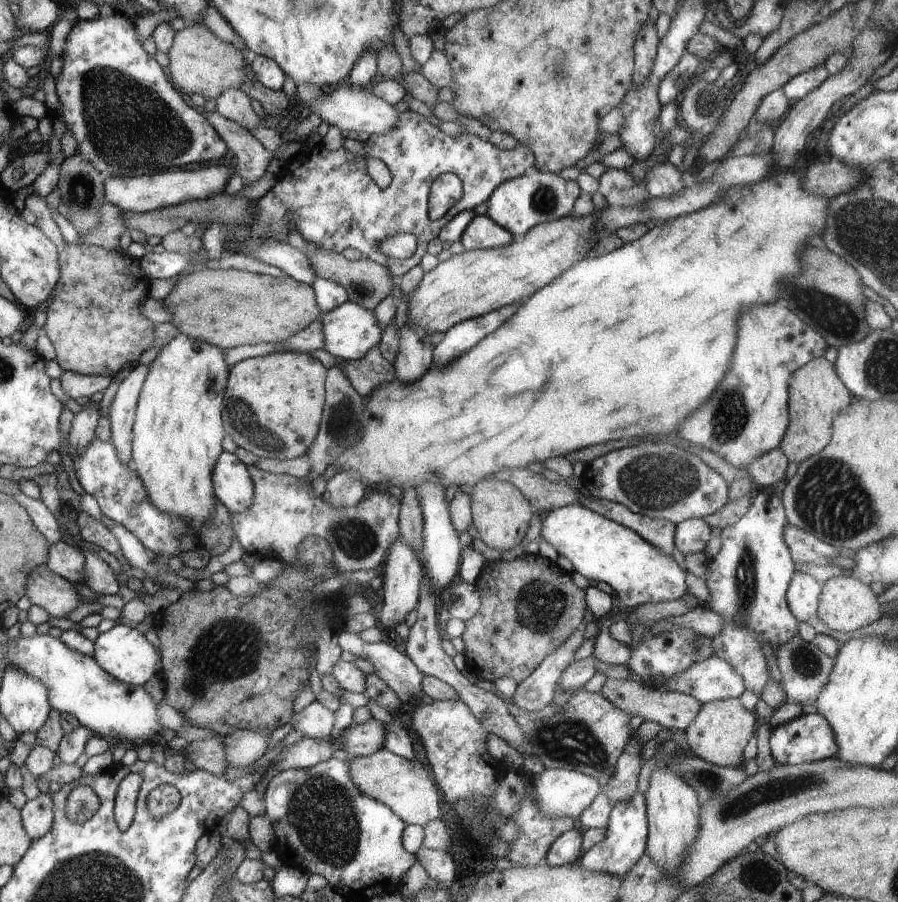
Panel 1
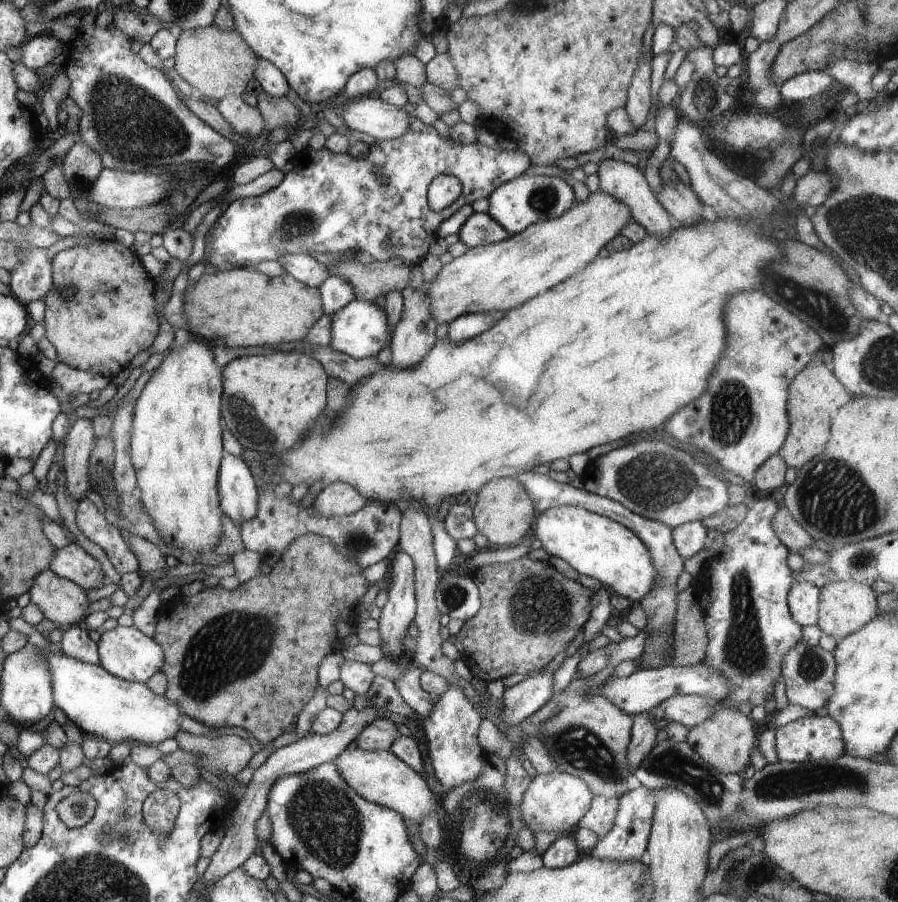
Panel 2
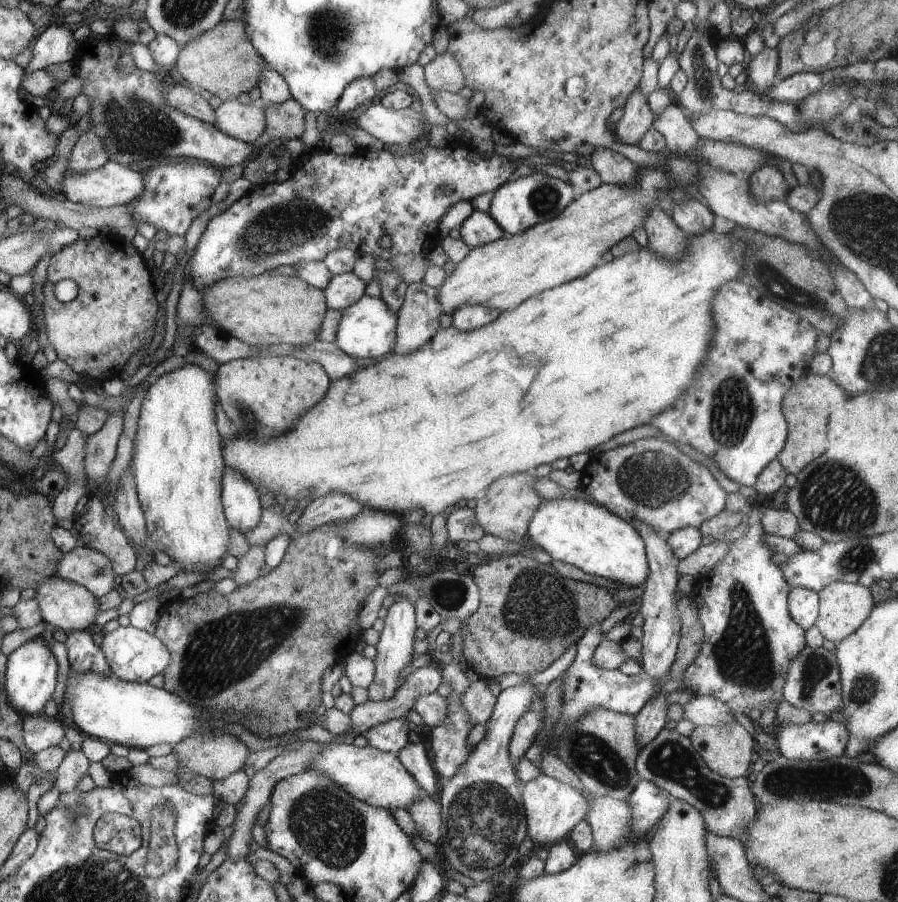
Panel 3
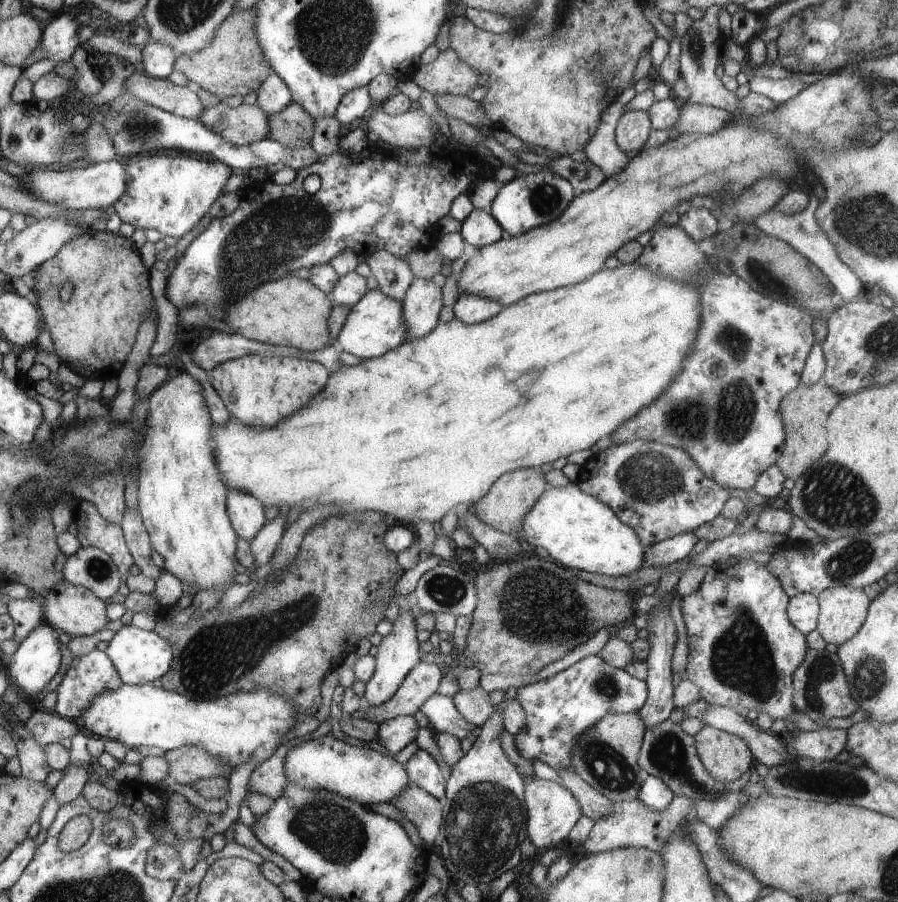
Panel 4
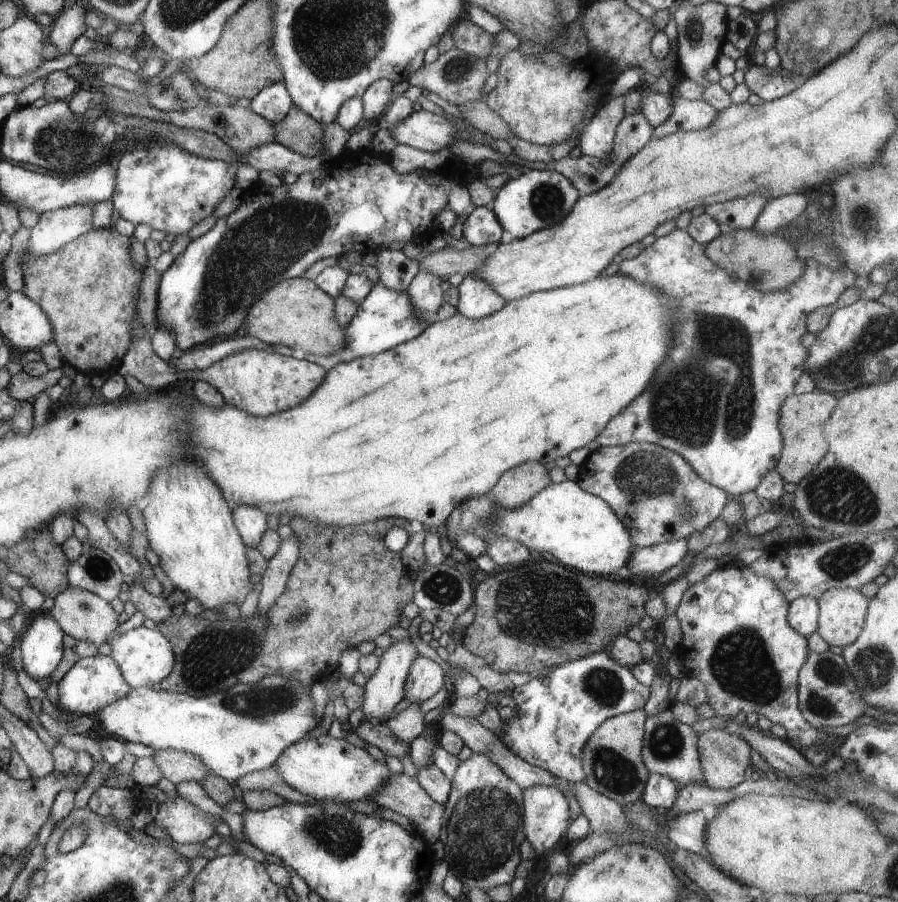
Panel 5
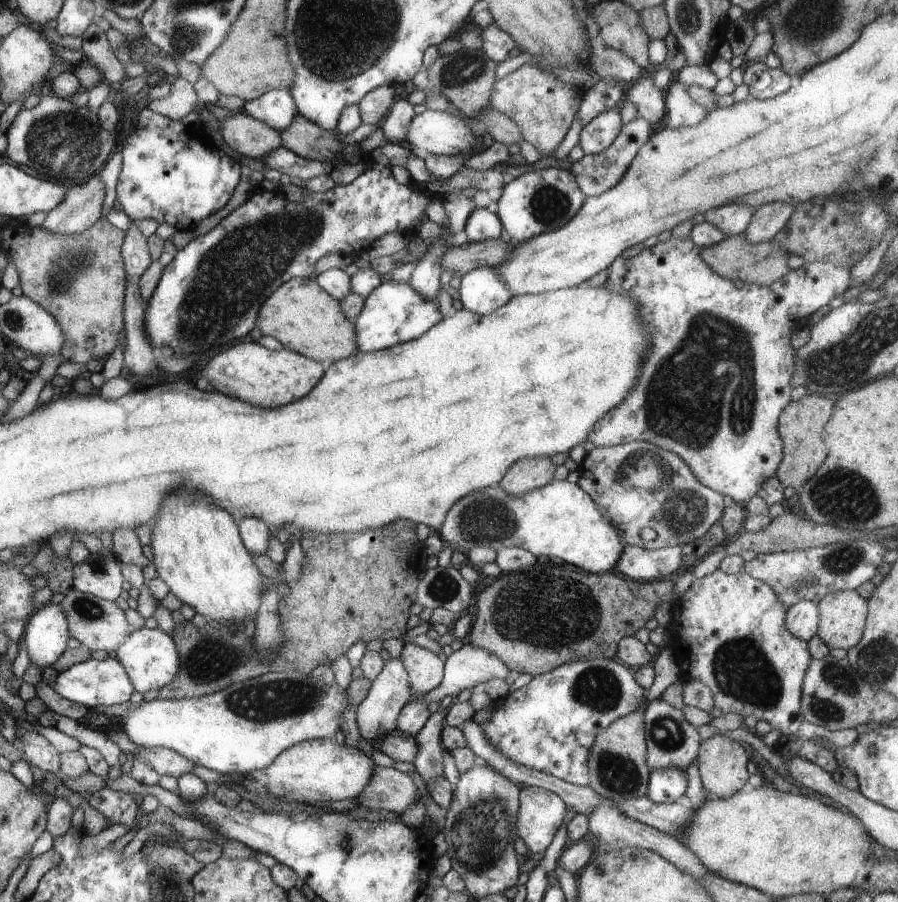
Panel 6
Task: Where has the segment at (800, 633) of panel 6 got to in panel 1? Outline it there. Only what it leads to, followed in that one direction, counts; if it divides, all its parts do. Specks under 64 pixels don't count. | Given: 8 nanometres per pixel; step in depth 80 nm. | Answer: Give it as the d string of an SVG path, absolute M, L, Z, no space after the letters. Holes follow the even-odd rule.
M795 573L789 584L786 598L791 613L799 620L813 627L819 627L817 610L823 581L806 574Z

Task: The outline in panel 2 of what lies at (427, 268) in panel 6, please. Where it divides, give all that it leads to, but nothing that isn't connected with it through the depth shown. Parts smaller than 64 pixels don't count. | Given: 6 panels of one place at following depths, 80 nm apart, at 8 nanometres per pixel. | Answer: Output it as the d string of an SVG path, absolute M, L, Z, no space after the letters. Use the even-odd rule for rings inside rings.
M408 285L401 290L401 293L403 296L403 311L392 334L391 364L400 368L410 368L417 365L427 355L430 348L435 346L436 328L438 328L439 322L432 314L431 300L424 289Z

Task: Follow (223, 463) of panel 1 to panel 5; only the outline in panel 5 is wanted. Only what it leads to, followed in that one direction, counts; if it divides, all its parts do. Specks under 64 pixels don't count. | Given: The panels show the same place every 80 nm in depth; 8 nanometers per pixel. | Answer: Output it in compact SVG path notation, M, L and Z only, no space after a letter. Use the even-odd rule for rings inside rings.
M238 505L232 511L242 540L248 549L257 549L267 530L266 515L259 508L248 505Z

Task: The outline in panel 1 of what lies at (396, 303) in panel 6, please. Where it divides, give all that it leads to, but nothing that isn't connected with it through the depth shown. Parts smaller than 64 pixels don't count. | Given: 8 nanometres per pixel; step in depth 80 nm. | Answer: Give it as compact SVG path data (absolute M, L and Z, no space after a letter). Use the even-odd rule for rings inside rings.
M348 300L334 310L321 315L320 319L325 334L324 350L342 360L360 360L374 347L378 347L382 326L378 324L374 311L363 307L360 303Z

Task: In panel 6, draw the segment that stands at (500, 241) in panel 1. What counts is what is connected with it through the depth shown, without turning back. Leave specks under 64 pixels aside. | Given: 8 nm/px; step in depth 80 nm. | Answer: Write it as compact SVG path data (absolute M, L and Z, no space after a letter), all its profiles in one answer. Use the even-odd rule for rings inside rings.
M478 207L468 217L465 231L468 243L479 243L500 237L502 225L493 208Z

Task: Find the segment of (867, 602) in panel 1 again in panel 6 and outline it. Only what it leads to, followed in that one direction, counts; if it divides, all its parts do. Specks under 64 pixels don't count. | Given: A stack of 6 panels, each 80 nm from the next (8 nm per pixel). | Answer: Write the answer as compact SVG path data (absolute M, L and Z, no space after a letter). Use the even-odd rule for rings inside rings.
M830 591L817 604L819 608L819 627L817 635L826 646L844 648L849 651L862 638L867 621L867 600L854 591Z

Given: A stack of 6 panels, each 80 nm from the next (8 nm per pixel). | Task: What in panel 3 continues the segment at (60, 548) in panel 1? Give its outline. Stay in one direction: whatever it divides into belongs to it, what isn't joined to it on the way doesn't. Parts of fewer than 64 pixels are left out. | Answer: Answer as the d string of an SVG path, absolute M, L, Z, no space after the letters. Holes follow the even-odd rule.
M76 546L69 553L63 553L61 555L60 562L57 566L57 576L85 586L99 599L102 596L106 596L114 588L116 574L112 563L103 552L90 547Z

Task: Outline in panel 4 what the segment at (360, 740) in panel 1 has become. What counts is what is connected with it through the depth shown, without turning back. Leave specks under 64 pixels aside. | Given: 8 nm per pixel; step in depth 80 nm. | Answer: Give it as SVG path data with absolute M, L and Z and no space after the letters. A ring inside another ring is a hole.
M398 715L379 724L378 742L396 754L412 740L418 740L420 728L414 715Z

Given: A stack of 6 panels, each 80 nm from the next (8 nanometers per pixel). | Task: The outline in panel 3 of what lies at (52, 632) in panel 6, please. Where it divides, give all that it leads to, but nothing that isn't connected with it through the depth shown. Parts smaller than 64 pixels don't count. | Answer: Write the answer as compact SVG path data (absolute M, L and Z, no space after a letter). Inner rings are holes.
M40 635L7 655L6 683L4 684L7 701L23 718L26 715L43 714L46 702L56 690L58 663L48 645L48 642Z

